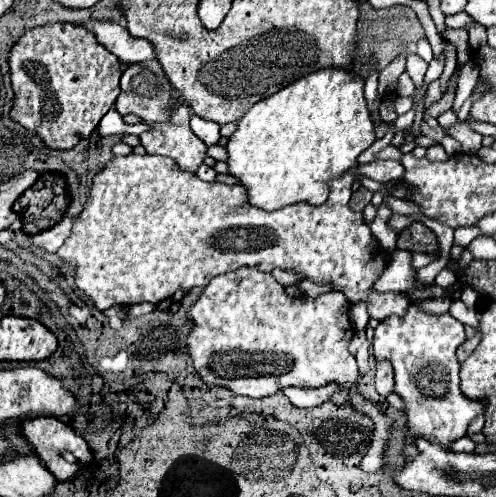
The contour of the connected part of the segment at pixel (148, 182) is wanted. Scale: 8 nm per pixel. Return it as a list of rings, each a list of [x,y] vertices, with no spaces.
[[[134,152],[128,156],[114,156],[94,176],[90,198],[78,214],[72,234],[64,240],[56,254],[74,268],[78,290],[82,290],[98,310],[106,310],[114,304],[158,304],[172,298],[176,290],[188,292],[196,286],[204,288],[214,276],[232,272],[240,266],[256,266],[260,272],[272,272],[274,268],[296,270],[308,280],[328,282],[334,290],[344,292],[352,304],[364,300],[372,318],[384,320],[392,314],[402,316],[410,304],[406,294],[378,294],[372,290],[372,284],[388,264],[388,256],[372,236],[370,226],[362,222],[362,214],[350,210],[348,206],[352,182],[354,176],[350,172],[340,180],[332,180],[330,198],[320,208],[292,204],[280,212],[264,212],[260,208],[252,208],[244,200],[244,188],[240,188],[240,184],[226,186],[218,182],[204,182],[194,172],[176,168],[176,164],[172,164],[166,156]]]

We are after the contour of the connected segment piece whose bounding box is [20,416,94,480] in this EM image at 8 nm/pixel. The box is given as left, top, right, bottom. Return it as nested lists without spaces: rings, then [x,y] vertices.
[[[38,416],[38,418],[32,418],[32,420],[24,420],[20,428],[22,428],[22,436],[28,440],[28,444],[32,446],[36,456],[44,462],[44,466],[56,476],[56,480],[70,480],[86,464],[90,464],[94,460],[94,456],[92,456],[88,444],[84,442],[84,438],[76,436],[74,430],[68,424],[60,422],[58,418]]]

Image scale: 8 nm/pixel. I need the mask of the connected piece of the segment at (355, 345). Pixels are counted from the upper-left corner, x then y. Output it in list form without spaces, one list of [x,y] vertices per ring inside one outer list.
[[[356,330],[354,338],[350,342],[350,352],[356,356],[362,376],[370,370],[370,352],[368,352],[368,348],[370,348],[370,344],[366,340],[366,332],[364,330]]]

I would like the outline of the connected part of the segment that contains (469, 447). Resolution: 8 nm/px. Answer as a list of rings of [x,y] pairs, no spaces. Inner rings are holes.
[[[464,436],[458,440],[456,440],[450,447],[453,452],[463,452],[463,453],[474,453],[474,448],[476,444],[468,438],[468,436]]]

